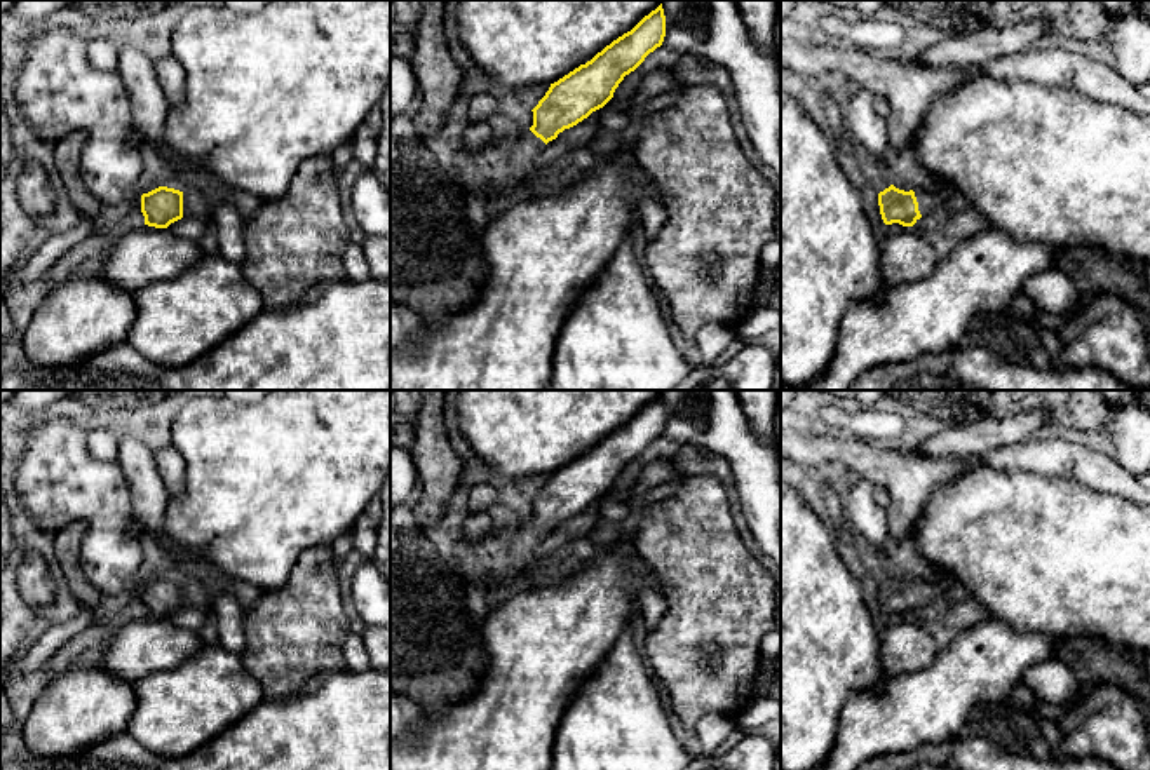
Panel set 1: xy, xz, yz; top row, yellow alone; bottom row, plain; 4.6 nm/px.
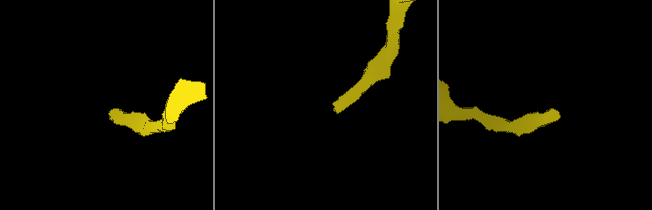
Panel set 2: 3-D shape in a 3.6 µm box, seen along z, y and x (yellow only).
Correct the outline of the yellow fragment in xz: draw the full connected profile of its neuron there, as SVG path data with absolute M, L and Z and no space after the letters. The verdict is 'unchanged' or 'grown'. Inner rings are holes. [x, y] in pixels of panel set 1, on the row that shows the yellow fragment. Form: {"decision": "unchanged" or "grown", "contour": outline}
{"decision": "grown", "contour": "M660 3L591 61L551 84L531 110L533 125L530 129L521 129L507 138L491 136L490 143L476 153L460 148L455 153L451 172L463 192L481 207L488 195L523 192L537 174L535 160L545 145L603 108L624 77L660 47L664 37L666 16Z"}

